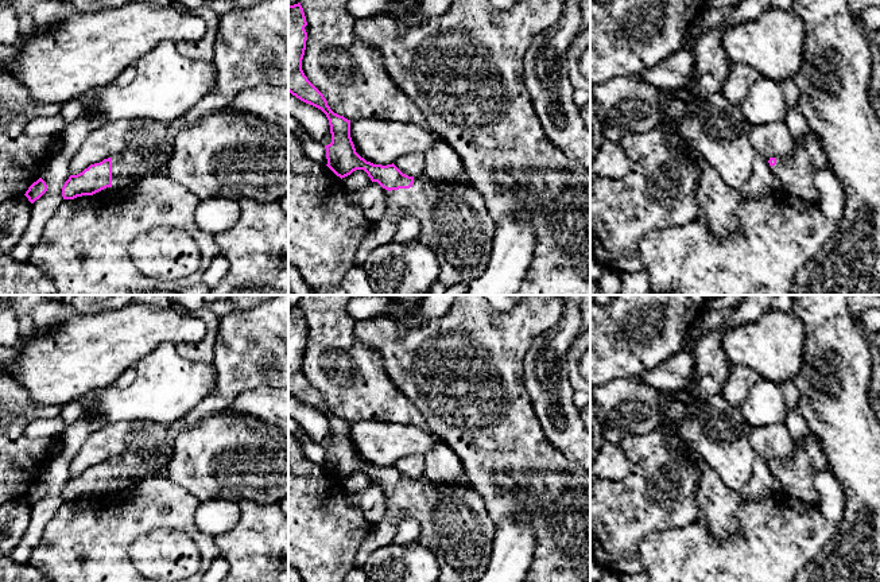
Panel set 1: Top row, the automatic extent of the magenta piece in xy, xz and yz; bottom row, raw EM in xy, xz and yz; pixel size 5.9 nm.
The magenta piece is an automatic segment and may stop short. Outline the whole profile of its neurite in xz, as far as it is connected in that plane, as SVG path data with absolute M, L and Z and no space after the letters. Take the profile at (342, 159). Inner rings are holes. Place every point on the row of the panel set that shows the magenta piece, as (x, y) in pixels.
M301 3L288 5L288 92L326 115L332 133L332 143L325 146L326 166L341 179L364 170L387 195L387 210L361 241L356 264L363 267L375 248L392 241L398 222L414 216L420 225L419 240L435 252L438 282L447 288L476 280L488 265L496 229L484 197L473 186L408 176L394 163L381 166L361 158L350 137L350 120L330 109L302 70L306 26Z

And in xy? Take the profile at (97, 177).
M135 119L131 120L131 125L139 143L129 146L119 156L104 159L77 175L70 175L62 187L63 199L93 195L127 182L132 175L142 175L155 166L166 172L172 154L167 124Z

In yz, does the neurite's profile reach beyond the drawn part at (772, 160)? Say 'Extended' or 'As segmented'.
Extended

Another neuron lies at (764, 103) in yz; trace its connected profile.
M761 77L755 82L738 106L749 125L784 120L787 106L778 82Z

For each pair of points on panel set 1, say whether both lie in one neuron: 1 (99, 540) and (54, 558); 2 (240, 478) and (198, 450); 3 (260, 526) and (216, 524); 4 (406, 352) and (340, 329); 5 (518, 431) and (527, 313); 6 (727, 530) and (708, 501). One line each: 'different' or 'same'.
1: same
2: same
3: different
4: different
5: same
6: same

